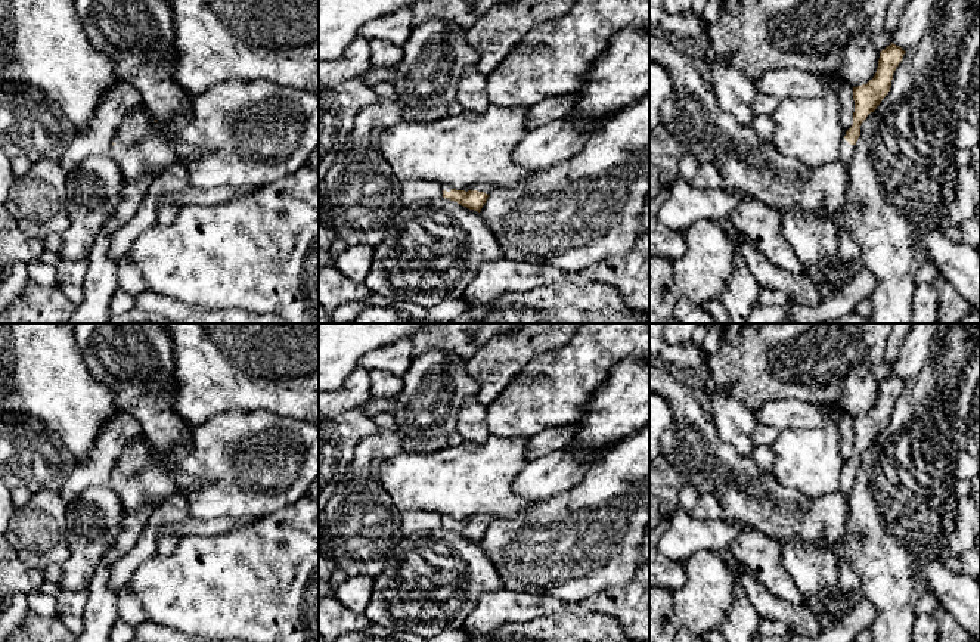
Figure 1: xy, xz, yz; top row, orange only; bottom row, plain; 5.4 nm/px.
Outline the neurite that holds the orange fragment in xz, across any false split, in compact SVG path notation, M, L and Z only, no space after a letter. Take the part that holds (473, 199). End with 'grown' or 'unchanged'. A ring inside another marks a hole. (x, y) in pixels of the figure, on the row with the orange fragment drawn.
M480 183L463 190L456 190L452 186L443 186L443 198L480 213L489 195L494 189L494 183Z | grown

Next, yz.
M890 44L880 52L878 68L872 80L866 84L853 87L853 124L846 131L840 148L838 161L849 165L855 145L860 136L860 125L866 117L877 109L881 100L888 94L896 68L902 62L905 50L896 44Z | grown

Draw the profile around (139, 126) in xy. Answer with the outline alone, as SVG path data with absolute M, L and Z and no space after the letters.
M142 105L128 112L125 120L115 130L114 137L125 148L148 139L161 137L167 145L171 145L179 155L187 158L190 162L198 161L202 155L199 148L182 143L164 124L156 122Z

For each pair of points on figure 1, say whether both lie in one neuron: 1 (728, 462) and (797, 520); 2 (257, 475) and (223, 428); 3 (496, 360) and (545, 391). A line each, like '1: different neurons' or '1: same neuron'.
1: same neuron
2: same neuron
3: different neurons

